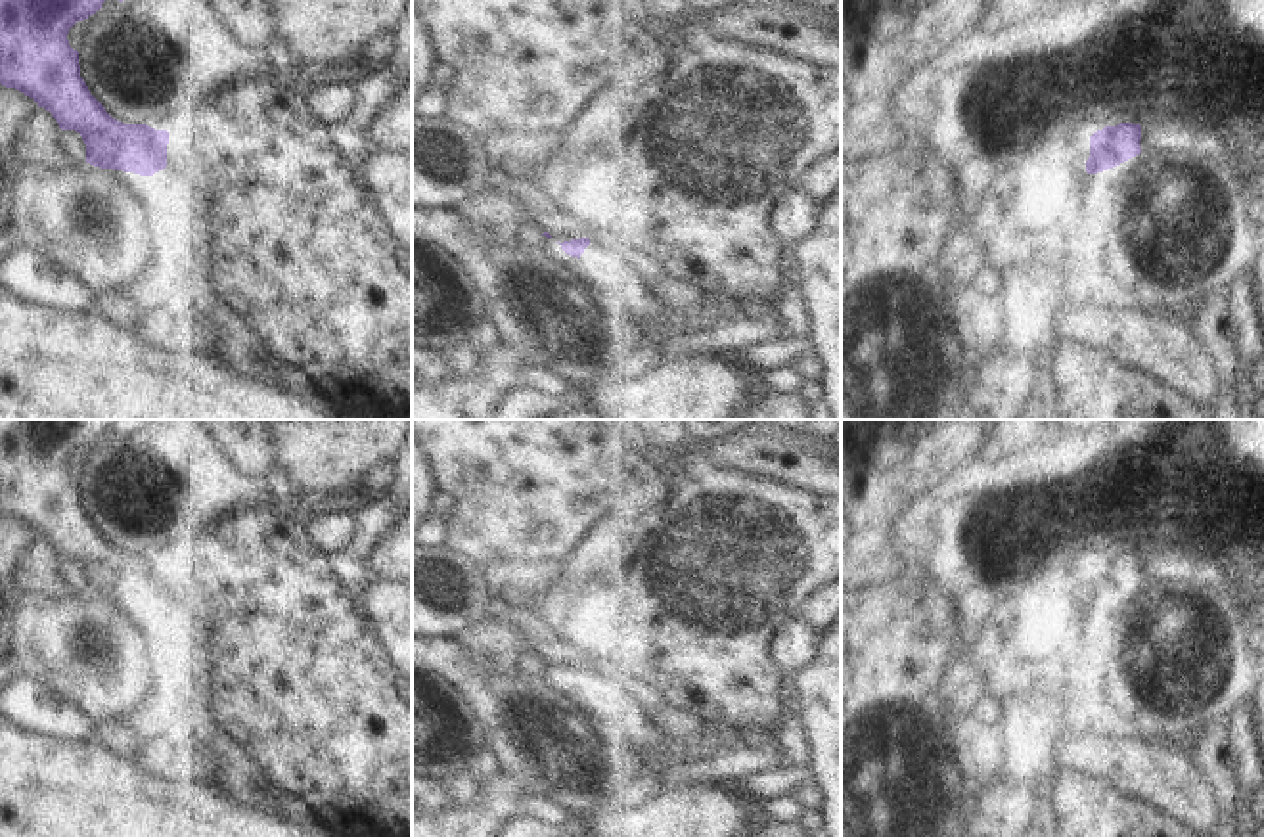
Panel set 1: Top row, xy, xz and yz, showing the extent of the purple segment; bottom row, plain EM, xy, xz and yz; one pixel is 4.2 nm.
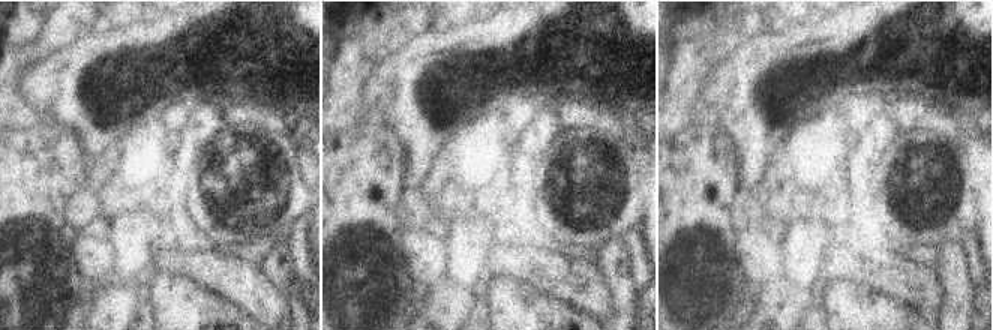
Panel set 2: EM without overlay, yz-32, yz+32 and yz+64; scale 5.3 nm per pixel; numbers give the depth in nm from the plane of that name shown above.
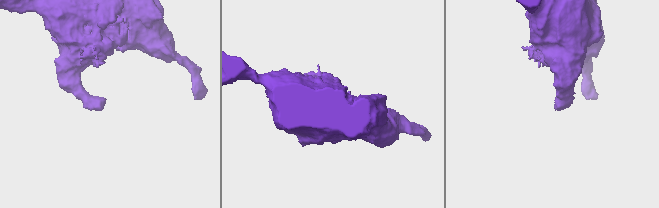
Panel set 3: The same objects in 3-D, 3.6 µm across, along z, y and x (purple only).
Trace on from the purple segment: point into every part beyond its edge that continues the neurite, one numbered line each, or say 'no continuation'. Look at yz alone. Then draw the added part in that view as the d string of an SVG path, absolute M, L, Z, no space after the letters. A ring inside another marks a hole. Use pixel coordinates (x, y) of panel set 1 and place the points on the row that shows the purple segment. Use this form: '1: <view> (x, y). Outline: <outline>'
1: yz (1111, 200). Outline: M1130 159L1097 174L1090 174L1078 201L1076 236L1107 245L1118 238L1130 241L1132 220L1145 203L1147 176Z

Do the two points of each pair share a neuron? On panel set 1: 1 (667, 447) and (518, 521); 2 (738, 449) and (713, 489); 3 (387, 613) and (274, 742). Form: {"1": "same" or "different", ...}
{"1": "different", "2": "different", "3": "different"}

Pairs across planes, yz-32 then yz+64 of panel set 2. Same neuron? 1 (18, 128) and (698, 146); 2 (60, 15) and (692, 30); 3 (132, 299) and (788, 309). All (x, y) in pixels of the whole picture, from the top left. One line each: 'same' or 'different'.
1: same
2: same
3: same

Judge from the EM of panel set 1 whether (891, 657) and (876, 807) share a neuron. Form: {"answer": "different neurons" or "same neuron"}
{"answer": "same neuron"}

